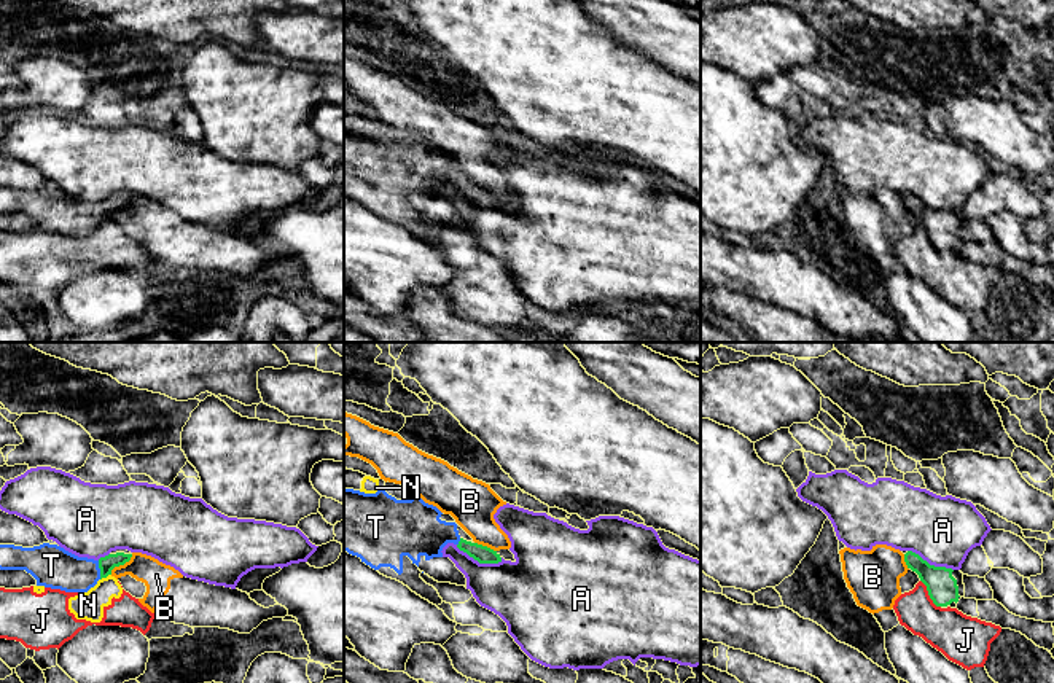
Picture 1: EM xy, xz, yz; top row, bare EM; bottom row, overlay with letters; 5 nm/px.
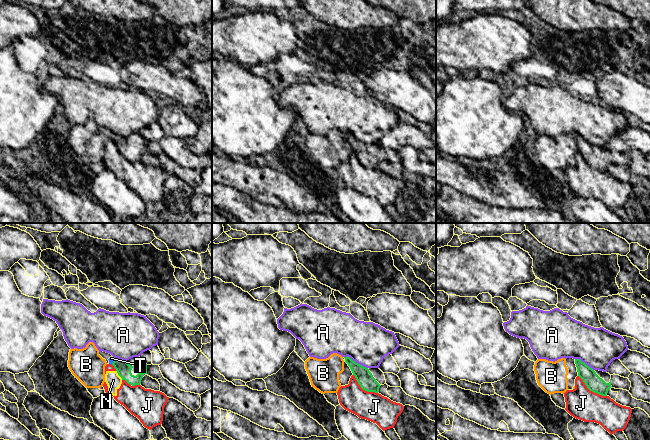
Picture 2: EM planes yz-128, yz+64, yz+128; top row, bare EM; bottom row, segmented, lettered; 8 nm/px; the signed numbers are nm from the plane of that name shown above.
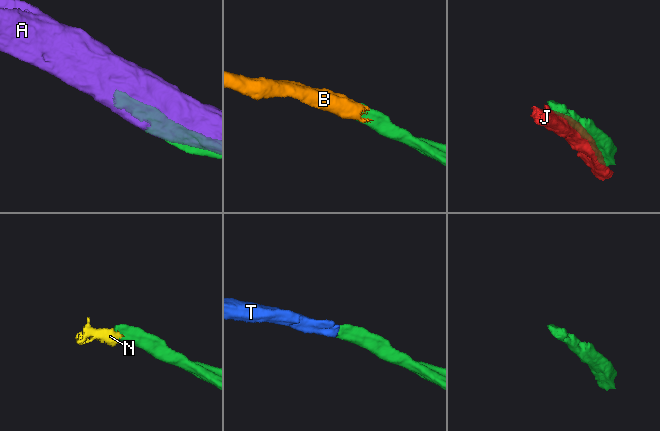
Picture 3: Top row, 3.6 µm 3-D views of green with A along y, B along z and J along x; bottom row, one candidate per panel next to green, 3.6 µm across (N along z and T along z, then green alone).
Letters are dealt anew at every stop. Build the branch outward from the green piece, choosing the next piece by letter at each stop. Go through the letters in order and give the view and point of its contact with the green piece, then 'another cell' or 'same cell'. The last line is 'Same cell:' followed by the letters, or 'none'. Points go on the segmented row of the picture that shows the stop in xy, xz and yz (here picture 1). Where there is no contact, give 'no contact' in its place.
A: xz (480, 562) | another cell
B: xy (121, 564) | another cell
J: yz (929, 594) | another cell
N: xy (105, 577) | another cell
T: xy (101, 570) | same cell
Same cell: T

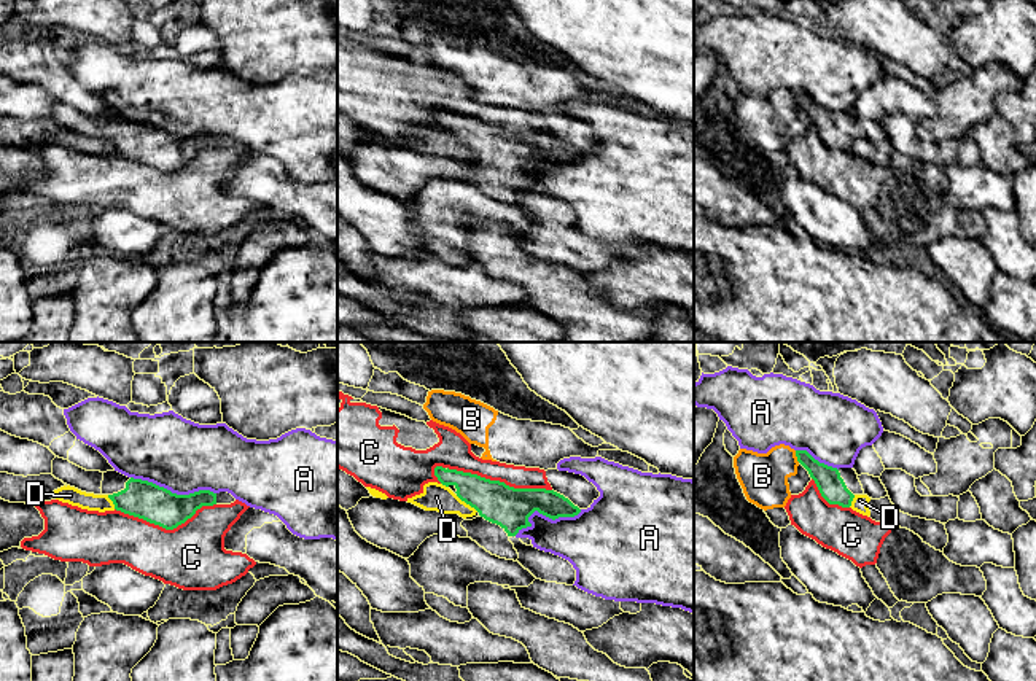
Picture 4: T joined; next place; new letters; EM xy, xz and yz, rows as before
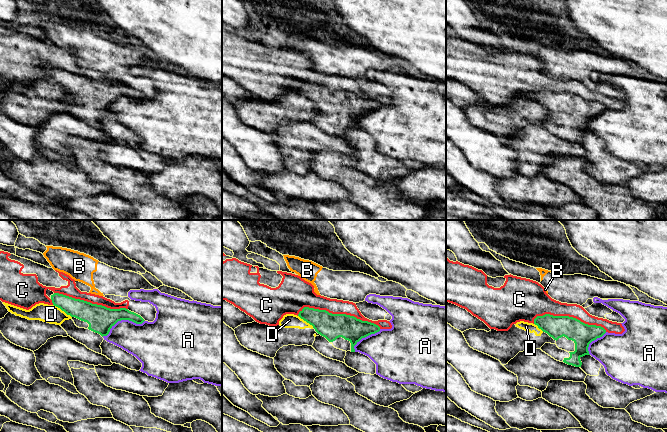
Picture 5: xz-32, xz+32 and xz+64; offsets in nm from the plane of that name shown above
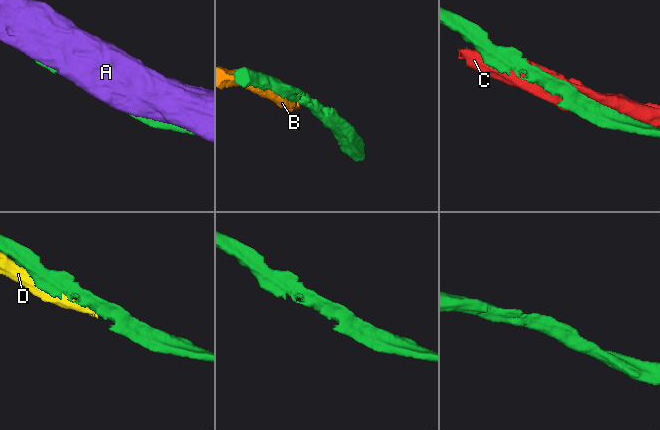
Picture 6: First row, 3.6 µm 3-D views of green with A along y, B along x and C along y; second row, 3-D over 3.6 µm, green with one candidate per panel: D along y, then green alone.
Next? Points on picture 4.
A: xy (174, 494) | another cell
B: yz (796, 455) | another cell
C: xz (498, 481) | another cell
D: xz (467, 503) | another cell
Same cell: none

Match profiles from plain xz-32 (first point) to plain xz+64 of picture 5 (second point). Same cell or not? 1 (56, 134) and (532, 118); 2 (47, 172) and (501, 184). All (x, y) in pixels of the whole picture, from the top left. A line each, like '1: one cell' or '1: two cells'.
1: two cells
2: one cell

